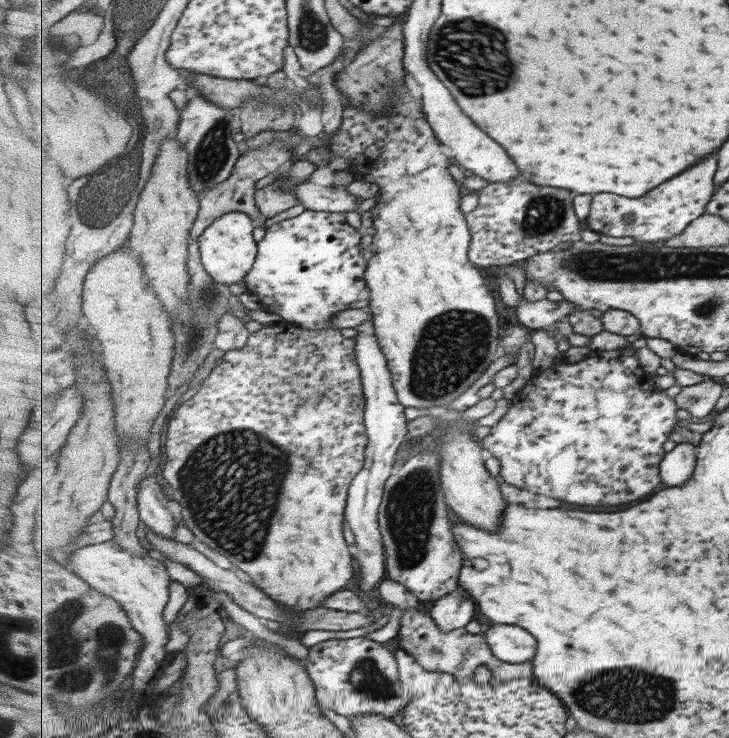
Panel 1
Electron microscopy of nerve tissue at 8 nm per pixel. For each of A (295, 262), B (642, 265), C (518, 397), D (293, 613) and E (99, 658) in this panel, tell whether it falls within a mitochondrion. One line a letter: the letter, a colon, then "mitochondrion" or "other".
A: other
B: mitochondrion
C: other
D: other
E: mitochondrion

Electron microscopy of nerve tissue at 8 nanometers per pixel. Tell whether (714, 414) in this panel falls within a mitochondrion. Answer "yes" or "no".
no

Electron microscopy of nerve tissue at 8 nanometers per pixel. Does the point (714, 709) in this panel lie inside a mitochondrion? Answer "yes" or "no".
no

